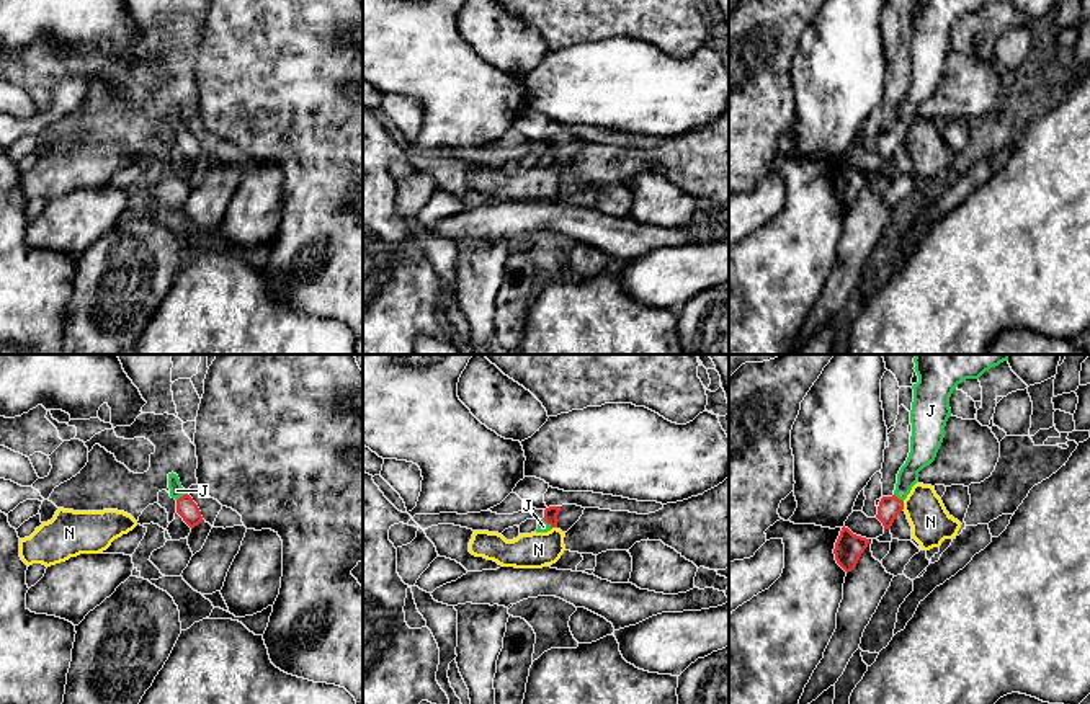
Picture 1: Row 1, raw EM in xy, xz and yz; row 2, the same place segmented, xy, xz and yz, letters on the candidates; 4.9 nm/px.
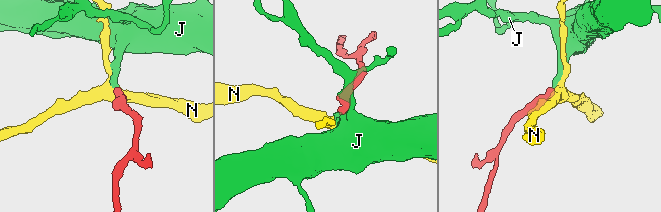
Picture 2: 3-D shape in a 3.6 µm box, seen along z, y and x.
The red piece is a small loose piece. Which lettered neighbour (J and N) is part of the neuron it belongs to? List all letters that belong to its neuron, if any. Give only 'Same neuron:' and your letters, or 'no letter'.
Same neuron: J

